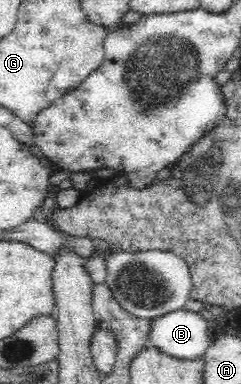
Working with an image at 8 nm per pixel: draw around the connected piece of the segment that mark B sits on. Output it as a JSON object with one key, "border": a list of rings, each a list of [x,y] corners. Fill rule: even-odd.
{"border":[[[183,308],[151,318],[149,342],[173,358],[193,360],[205,354],[207,319],[196,311]]]}

